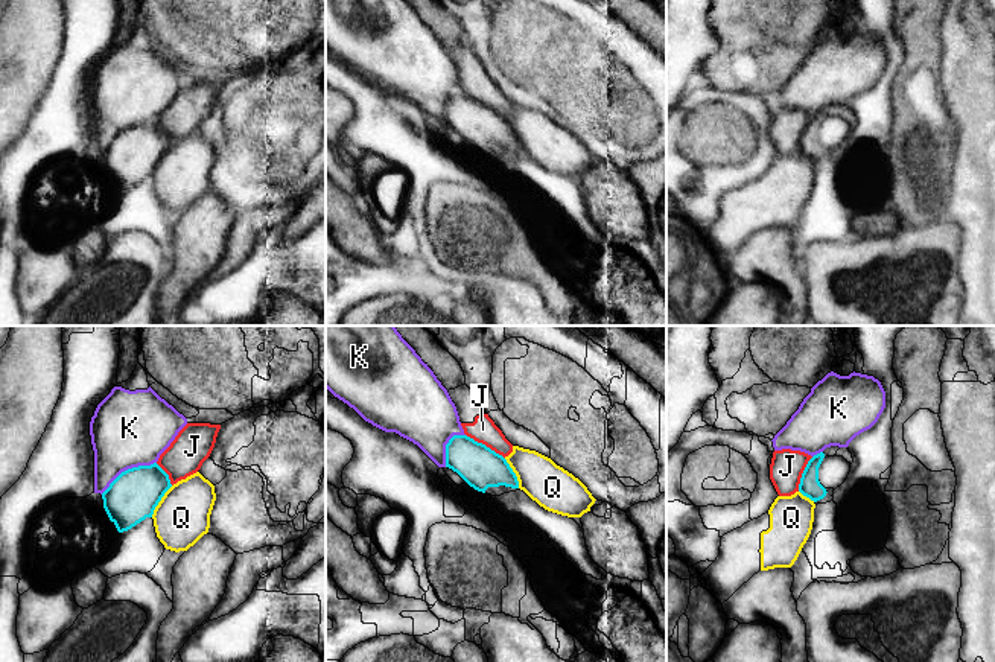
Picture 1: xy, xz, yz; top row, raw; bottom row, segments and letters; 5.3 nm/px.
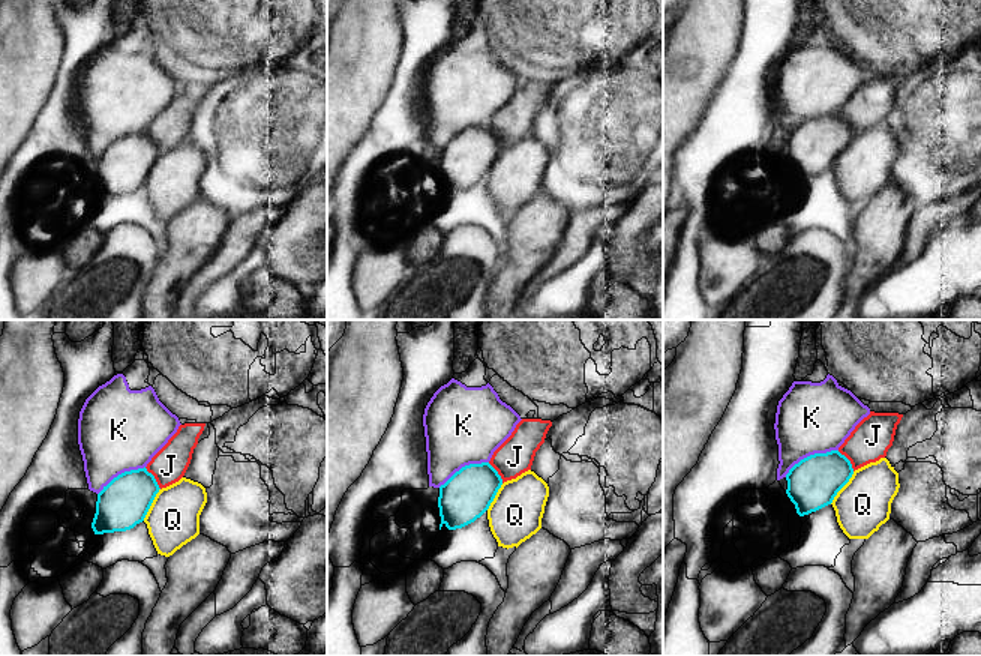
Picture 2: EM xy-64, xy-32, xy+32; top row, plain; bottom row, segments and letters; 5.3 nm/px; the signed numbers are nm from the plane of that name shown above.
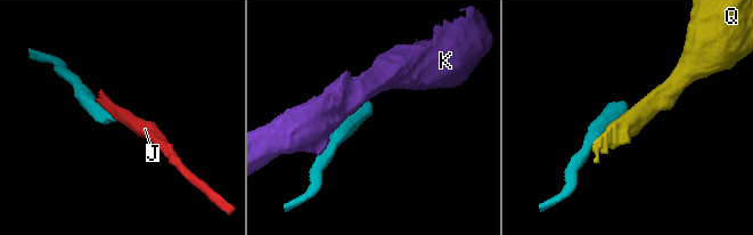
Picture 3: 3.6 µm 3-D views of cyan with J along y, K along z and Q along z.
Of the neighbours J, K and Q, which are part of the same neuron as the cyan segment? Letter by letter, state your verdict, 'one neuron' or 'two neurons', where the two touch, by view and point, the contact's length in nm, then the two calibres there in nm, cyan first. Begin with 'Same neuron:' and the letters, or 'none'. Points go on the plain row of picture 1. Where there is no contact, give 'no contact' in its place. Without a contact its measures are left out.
Same neuron: none
J: two neurons | xz (484, 104) | 240 nm | 220/140 nm
K: two neurons | xy (128, 128) | 340 nm | 260/400 nm
Q: two neurons | xy (160, 159) | 200 nm | 260/300 nm

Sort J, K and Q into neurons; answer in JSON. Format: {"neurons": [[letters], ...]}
{"neurons": [["J"], ["K"], ["Q"]]}

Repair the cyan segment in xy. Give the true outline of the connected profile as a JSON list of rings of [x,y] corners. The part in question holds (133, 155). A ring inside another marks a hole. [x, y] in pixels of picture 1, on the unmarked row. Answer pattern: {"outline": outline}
{"outline": [[[157,123],[122,131],[102,152],[103,167],[119,192],[128,190],[146,177],[172,146],[169,134]]]}

